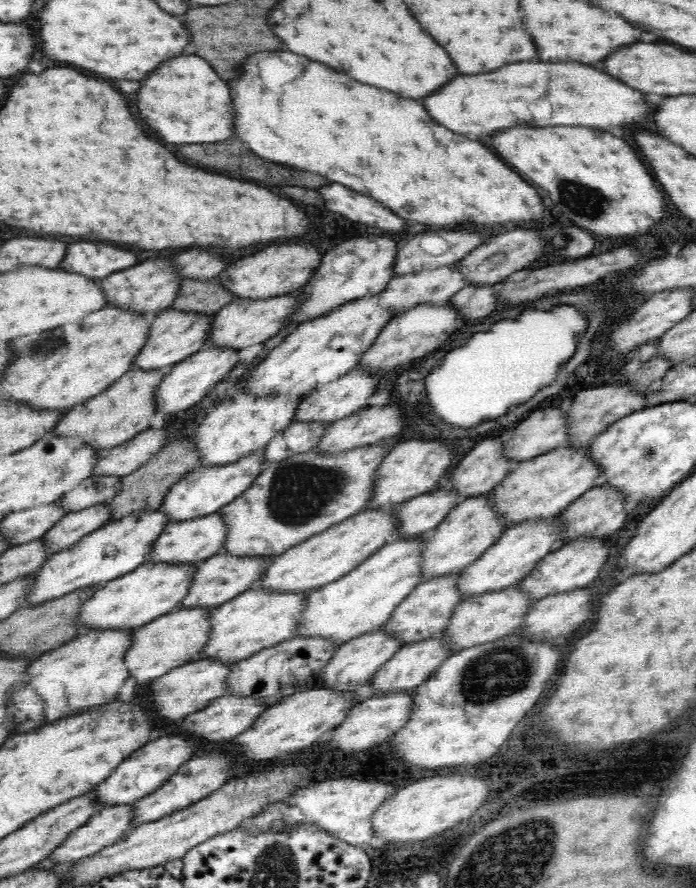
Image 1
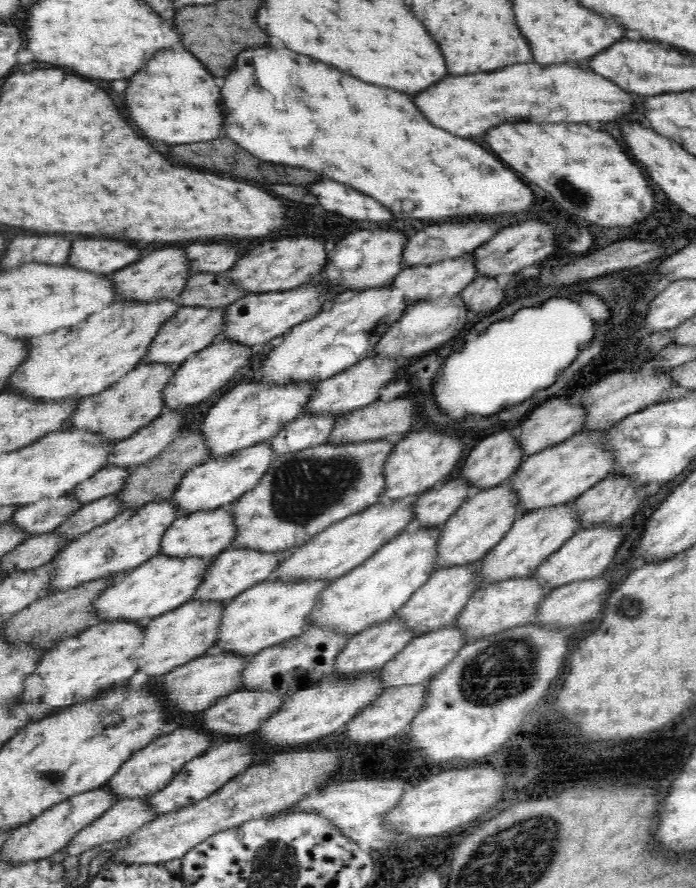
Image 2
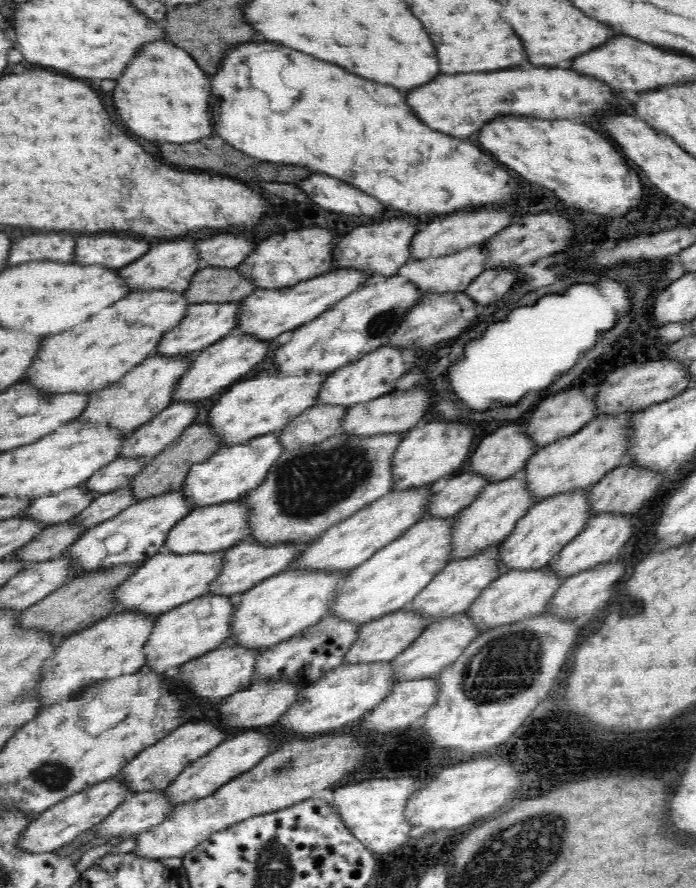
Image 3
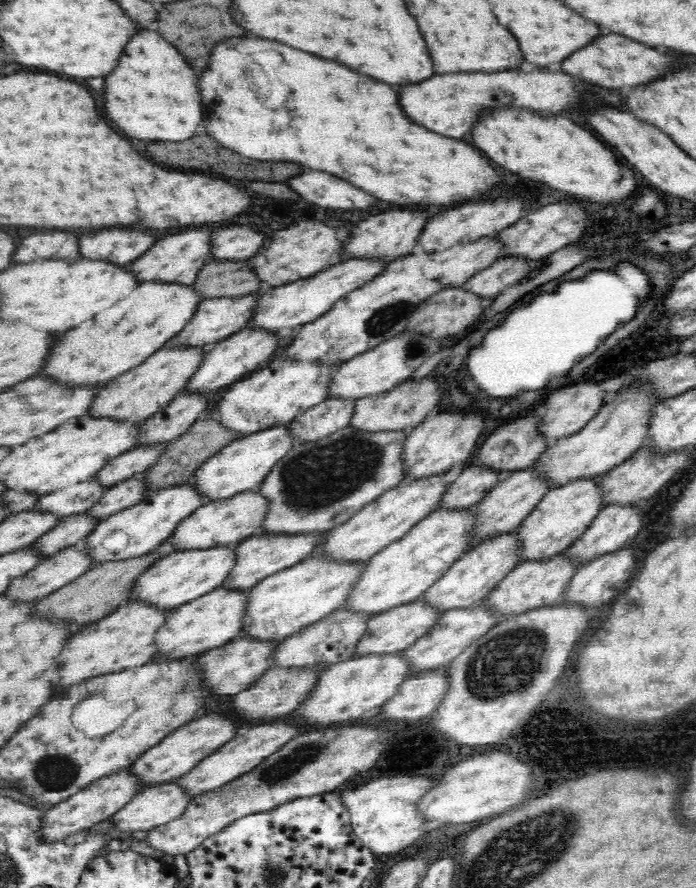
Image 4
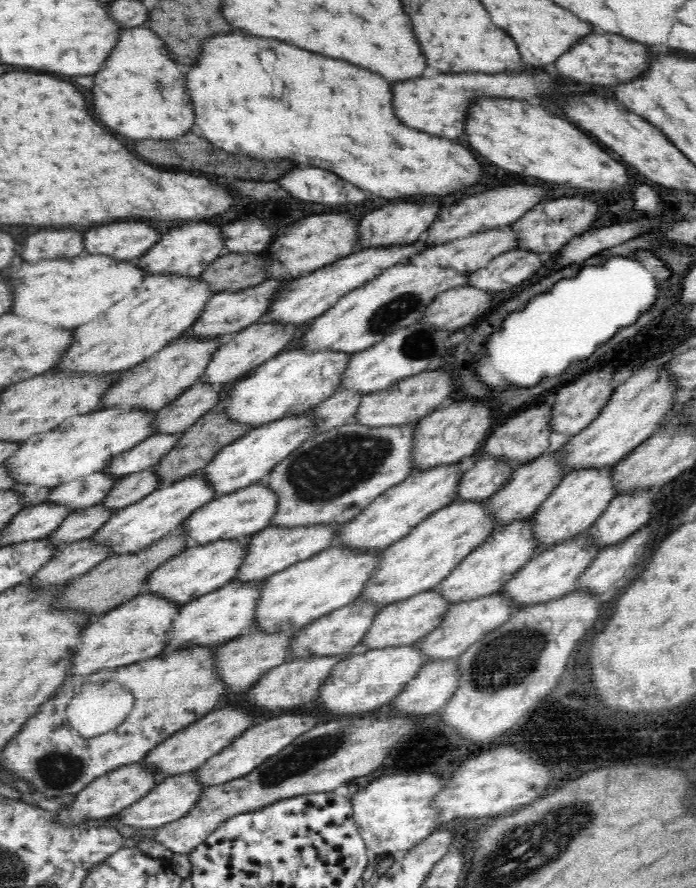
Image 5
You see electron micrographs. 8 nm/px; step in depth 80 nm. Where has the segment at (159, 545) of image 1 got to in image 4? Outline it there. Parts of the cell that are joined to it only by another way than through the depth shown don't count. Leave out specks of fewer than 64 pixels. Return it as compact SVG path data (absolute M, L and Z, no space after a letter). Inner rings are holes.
M255 490L237 494L225 501L205 502L173 530L169 540L176 551L208 550L235 547L244 539L258 533L266 505Z

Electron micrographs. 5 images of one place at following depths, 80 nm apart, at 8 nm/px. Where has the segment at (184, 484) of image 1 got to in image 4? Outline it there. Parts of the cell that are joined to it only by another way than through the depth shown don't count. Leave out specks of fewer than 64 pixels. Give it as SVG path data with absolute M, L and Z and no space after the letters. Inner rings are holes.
M285 426L252 434L250 437L234 438L216 454L207 458L194 470L191 486L204 502L225 501L246 491L256 490L264 482L272 466L292 448L289 432Z

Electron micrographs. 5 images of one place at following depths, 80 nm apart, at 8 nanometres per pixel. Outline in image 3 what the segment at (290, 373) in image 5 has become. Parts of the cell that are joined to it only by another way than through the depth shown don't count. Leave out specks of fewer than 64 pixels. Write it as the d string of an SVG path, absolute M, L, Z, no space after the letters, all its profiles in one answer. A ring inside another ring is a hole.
M271 370L260 372L255 379L239 381L230 385L216 401L208 414L206 426L214 436L217 448L233 448L248 445L258 437L280 432L291 420L314 405L318 388L326 378L314 373L296 373L285 377L271 376Z

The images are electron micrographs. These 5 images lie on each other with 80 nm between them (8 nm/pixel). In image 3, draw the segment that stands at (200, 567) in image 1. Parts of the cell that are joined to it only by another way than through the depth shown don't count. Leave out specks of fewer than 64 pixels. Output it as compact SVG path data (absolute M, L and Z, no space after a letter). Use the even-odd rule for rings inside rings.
M249 538L240 540L236 545L230 547L222 556L222 563L214 578L207 583L205 596L228 597L235 599L246 592L250 587L256 586L259 582L277 575L284 571L286 564L294 558L294 547L292 545L278 545L266 549L260 545L254 545L254 541Z

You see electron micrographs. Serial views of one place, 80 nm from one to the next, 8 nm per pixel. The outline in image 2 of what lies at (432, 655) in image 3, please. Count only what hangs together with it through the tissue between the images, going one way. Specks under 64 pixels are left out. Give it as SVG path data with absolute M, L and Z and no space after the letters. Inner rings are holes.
M454 624L444 627L442 630L436 630L434 633L426 634L420 638L414 638L406 644L394 659L386 662L377 672L380 679L380 686L383 689L400 688L400 686L414 686L417 684L425 685L430 679L442 670L446 663L454 659L463 647L464 642L458 630L455 630Z

